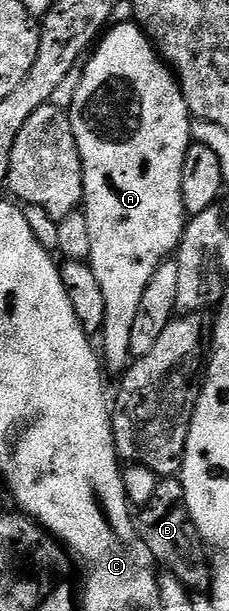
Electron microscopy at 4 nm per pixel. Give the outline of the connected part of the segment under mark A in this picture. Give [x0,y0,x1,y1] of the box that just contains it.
[69,23,193,374]

